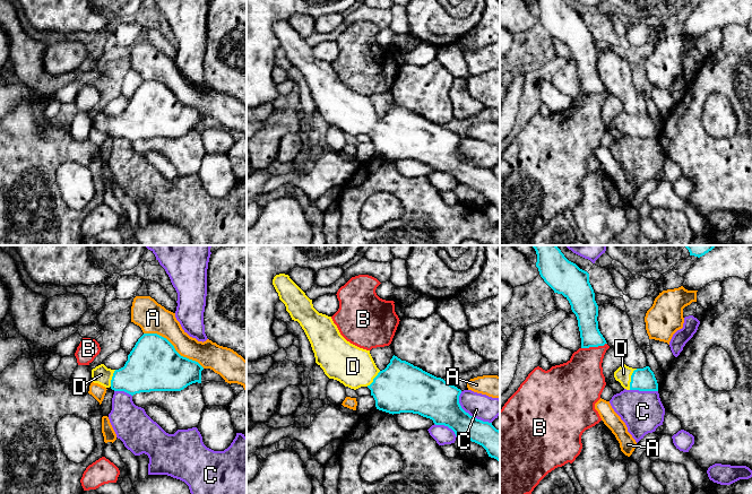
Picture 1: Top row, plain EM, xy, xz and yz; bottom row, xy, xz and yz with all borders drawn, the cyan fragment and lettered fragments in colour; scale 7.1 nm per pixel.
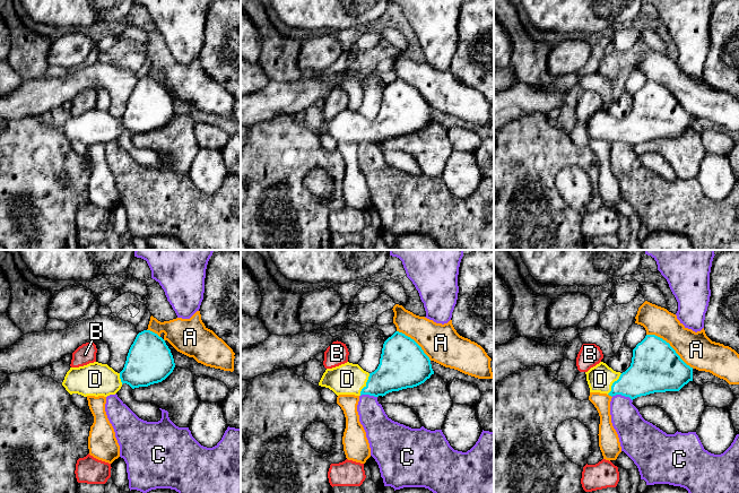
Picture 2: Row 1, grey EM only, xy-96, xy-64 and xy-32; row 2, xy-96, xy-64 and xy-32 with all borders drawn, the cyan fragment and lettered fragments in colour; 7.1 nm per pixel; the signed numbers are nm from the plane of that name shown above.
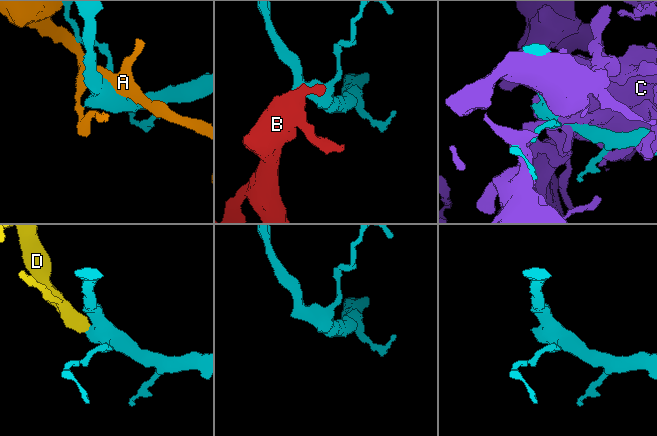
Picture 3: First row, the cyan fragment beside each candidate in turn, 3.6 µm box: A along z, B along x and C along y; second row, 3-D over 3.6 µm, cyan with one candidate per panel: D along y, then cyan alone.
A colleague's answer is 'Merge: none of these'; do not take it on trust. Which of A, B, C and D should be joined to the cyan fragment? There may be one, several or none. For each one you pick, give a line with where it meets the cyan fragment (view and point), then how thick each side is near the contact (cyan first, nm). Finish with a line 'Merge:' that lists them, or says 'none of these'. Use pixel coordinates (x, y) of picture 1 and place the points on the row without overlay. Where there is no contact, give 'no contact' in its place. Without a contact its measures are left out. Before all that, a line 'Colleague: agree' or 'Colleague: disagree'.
Colleague: disagree
D: meets cyan in yz at (631, 126); 160 nm thick on the cyan side, 110 nm on the other
Merge: D

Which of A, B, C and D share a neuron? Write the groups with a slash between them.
A / B / C / D

